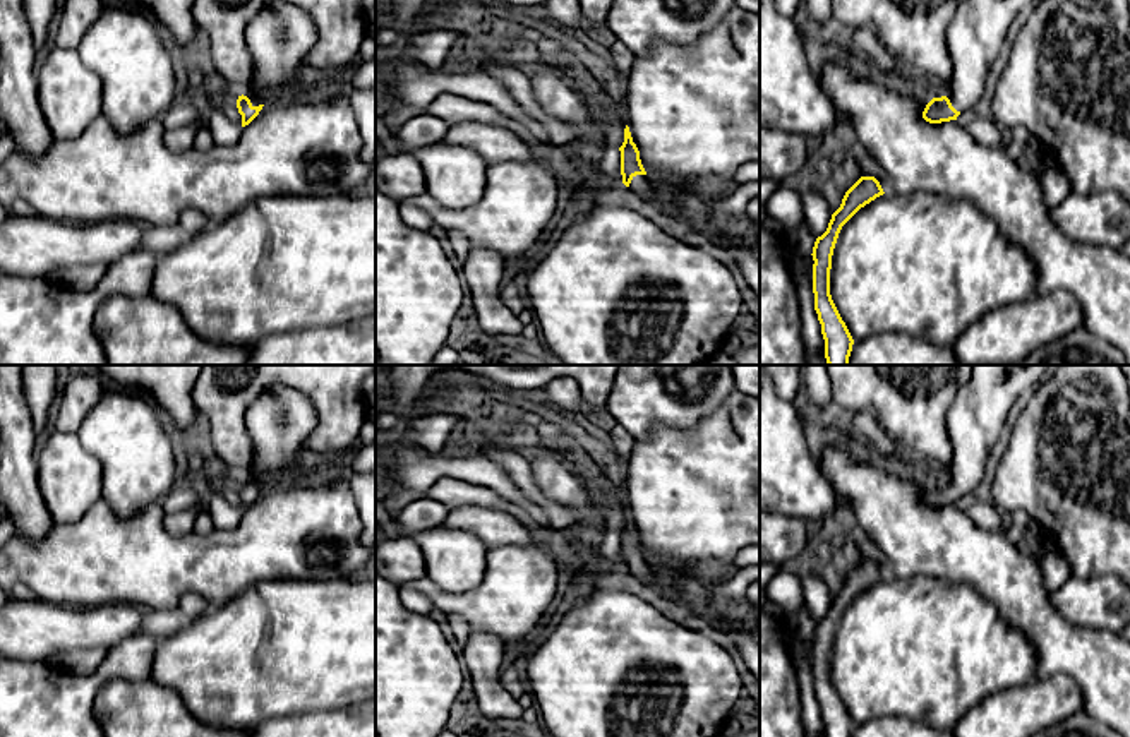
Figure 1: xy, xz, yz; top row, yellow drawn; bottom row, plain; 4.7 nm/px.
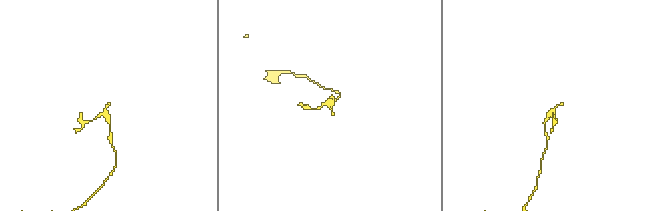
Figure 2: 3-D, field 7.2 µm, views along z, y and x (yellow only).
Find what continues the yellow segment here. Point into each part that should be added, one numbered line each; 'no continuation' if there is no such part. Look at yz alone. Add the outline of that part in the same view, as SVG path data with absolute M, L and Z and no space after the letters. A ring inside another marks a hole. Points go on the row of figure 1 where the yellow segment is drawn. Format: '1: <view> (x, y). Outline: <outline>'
1: yz (976, 36). Outline: M964 0L947 24L953 72L945 96L957 111L981 99L1017 14L1039 0Z

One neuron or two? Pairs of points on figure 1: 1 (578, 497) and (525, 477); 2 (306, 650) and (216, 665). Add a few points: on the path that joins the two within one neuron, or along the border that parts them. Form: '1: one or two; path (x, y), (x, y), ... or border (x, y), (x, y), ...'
1: two; border (528, 461), (534, 482), (564, 506)
2: one; path (283, 650), (273, 650), (239, 665)

